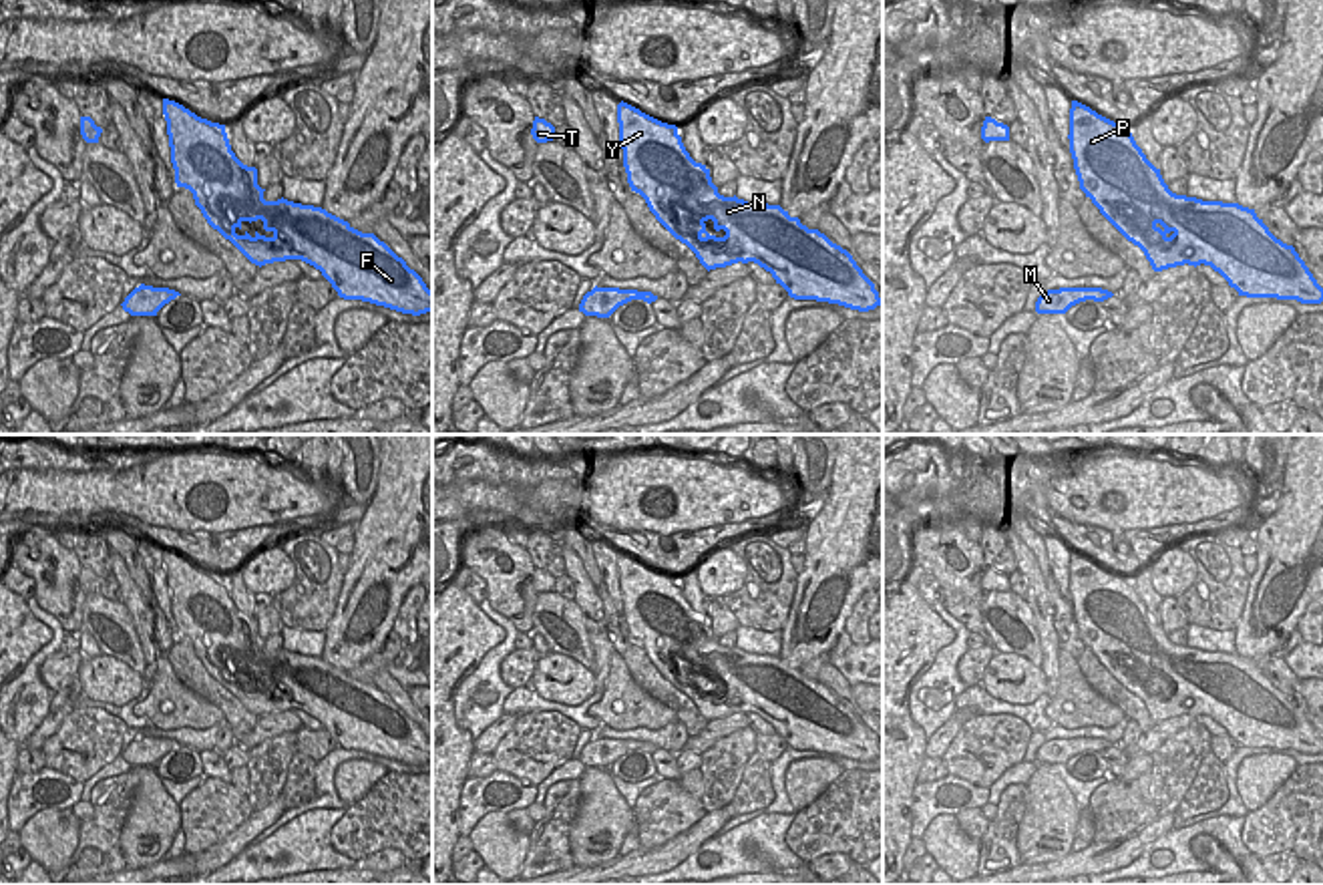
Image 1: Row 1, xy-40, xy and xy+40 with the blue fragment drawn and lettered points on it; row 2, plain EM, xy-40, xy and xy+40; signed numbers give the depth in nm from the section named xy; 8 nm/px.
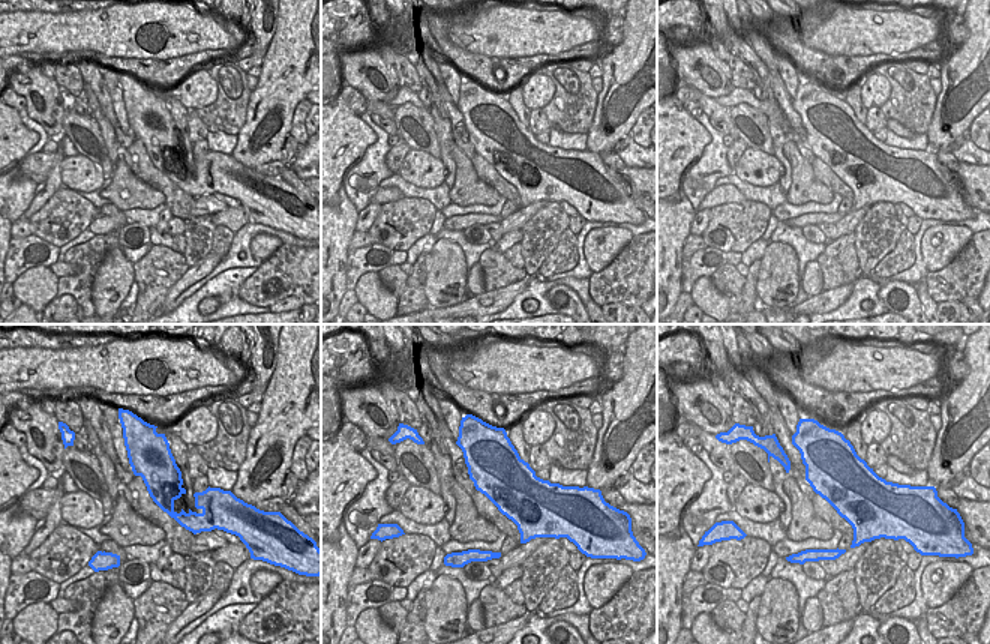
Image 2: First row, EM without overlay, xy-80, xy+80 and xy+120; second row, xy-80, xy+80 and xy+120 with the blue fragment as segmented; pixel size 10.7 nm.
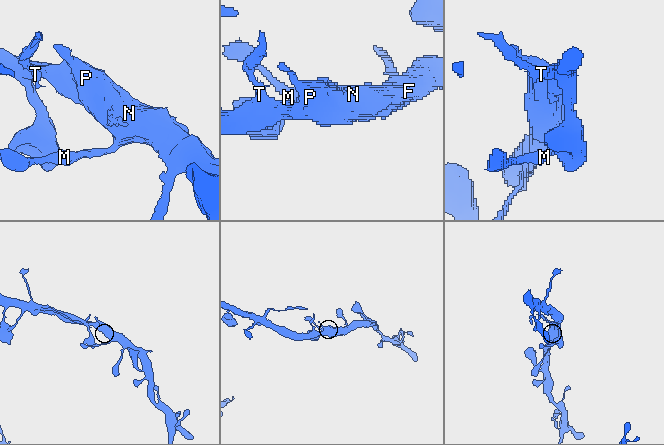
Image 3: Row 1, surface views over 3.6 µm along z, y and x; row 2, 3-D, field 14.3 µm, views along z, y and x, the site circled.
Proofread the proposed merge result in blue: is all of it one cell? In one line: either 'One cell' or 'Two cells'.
One cell

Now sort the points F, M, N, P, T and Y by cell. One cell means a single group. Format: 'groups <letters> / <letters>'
groups F M N P T Y

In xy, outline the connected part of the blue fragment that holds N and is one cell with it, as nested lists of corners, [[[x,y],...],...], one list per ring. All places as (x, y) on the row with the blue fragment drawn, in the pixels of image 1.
[[[617,105],[623,167],[655,219],[710,272],[754,261],[794,300],[869,312],[883,304],[853,255],[780,205],[724,197],[686,151],[676,125]]]

